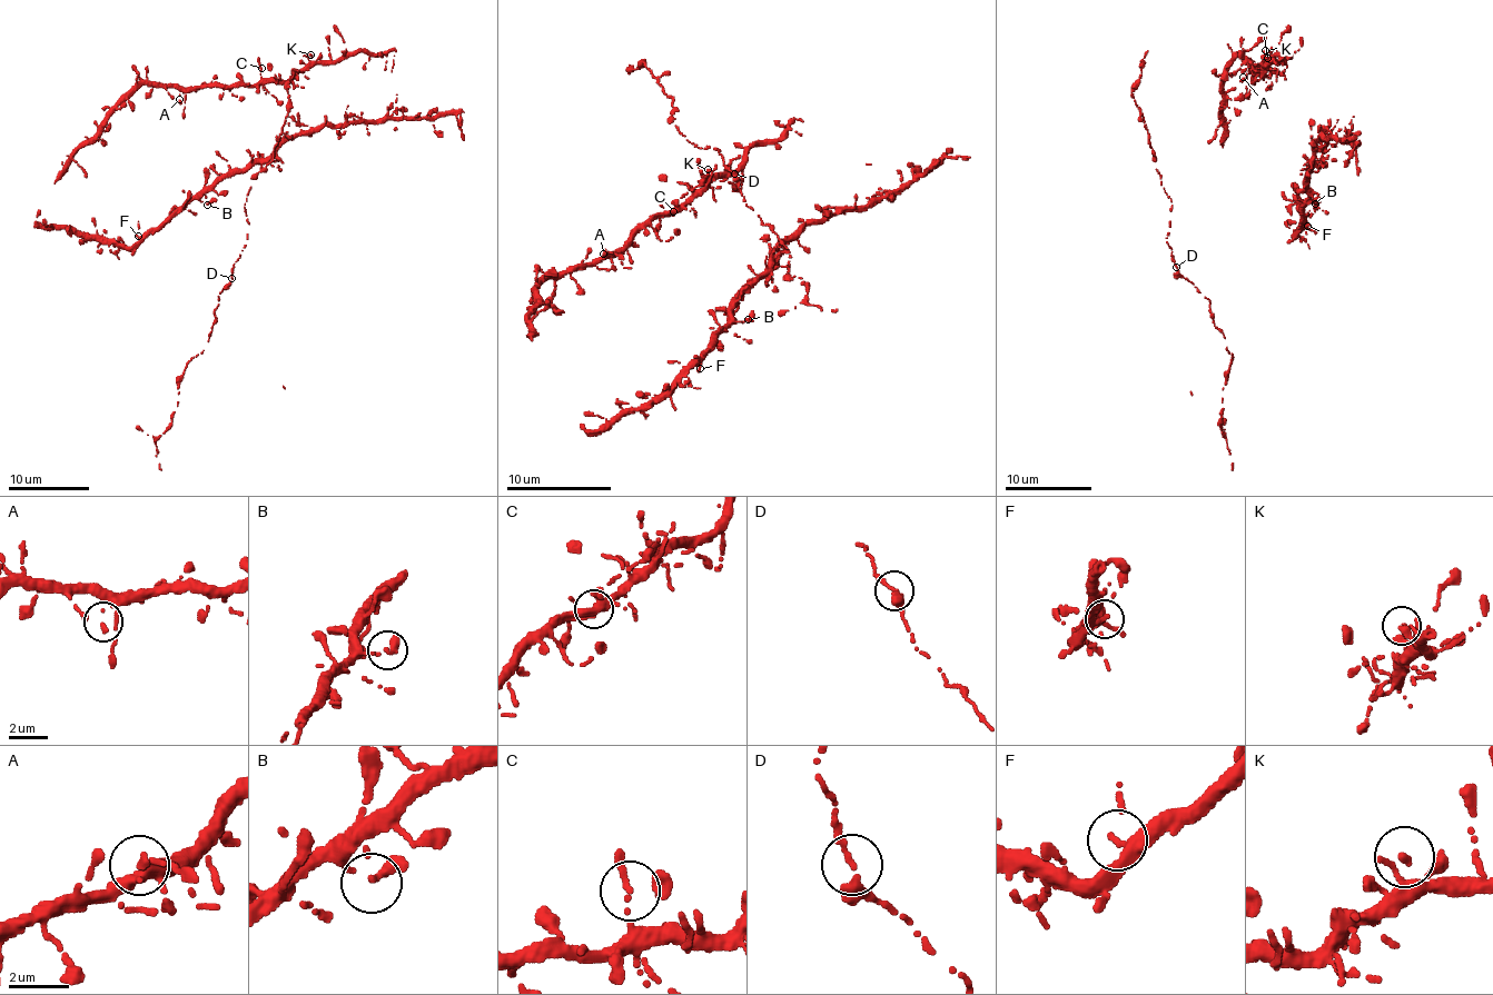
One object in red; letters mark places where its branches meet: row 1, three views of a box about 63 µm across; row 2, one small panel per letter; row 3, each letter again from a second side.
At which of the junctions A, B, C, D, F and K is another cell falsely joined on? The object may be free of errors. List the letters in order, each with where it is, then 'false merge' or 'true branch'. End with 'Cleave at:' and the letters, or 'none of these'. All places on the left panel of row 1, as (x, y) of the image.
A: (179, 99) | true branch
B: (207, 205) | true branch
C: (261, 68) | true branch
D: (231, 278) | true branch
F: (138, 236) | true branch
K: (310, 55) | true branch
Cleave at: none of these

